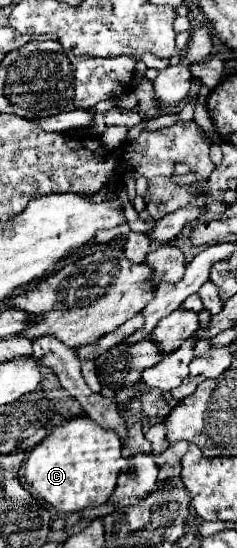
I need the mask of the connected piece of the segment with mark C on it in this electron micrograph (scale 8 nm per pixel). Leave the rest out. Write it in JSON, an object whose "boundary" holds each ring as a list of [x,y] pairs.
{"boundary":[[[89,416],[67,418],[31,450],[25,460],[25,482],[59,512],[79,512],[109,500],[119,472],[129,468],[129,458],[121,454],[121,440],[115,430],[101,428]]]}

